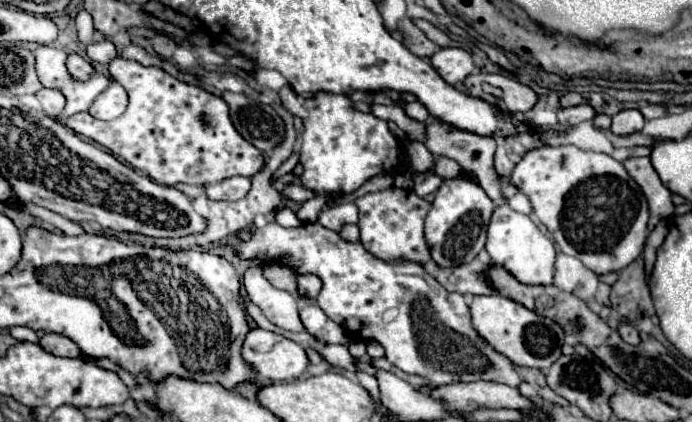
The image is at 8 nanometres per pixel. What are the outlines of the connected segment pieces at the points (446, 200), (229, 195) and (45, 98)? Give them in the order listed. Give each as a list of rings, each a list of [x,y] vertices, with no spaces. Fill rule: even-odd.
[[[445,180],[435,192],[431,210],[425,220],[425,240],[429,252],[439,268],[455,268],[459,264],[471,262],[483,248],[487,238],[487,224],[495,204],[471,180]]]
[[[231,176],[221,180],[219,184],[205,186],[205,194],[209,200],[239,200],[251,188],[251,180],[245,176]]]
[[[43,88],[43,90],[37,92],[37,98],[39,98],[43,110],[51,118],[55,118],[63,110],[63,106],[65,106],[65,96],[59,90],[47,90],[47,88]]]

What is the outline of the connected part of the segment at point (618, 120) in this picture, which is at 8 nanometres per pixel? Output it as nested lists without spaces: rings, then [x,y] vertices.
[[[621,110],[619,114],[613,116],[611,132],[619,136],[627,136],[627,134],[639,132],[643,126],[645,126],[645,118],[639,110]]]

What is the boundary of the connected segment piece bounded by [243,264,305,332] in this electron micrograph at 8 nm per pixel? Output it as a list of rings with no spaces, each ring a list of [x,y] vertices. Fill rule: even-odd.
[[[255,264],[245,272],[245,290],[253,304],[257,304],[271,324],[285,332],[303,332],[303,324],[299,320],[297,298],[285,290],[273,288],[269,280],[263,276],[263,266]]]

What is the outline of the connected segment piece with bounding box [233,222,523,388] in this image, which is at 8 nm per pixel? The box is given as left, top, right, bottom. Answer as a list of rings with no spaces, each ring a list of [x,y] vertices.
[[[267,222],[261,228],[253,226],[251,238],[237,242],[233,252],[243,260],[257,260],[261,264],[265,264],[267,260],[275,260],[291,268],[295,274],[319,276],[323,286],[319,296],[315,298],[317,306],[343,330],[347,328],[347,332],[365,338],[363,342],[379,342],[385,348],[387,360],[407,374],[417,374],[435,386],[477,380],[507,384],[511,388],[519,388],[523,384],[523,378],[515,372],[513,362],[507,360],[507,356],[503,356],[501,352],[495,352],[495,348],[491,348],[489,344],[485,346],[485,340],[471,324],[471,314],[463,296],[457,292],[447,292],[431,274],[423,270],[421,264],[383,262],[367,252],[361,244],[347,242],[337,232],[327,230],[317,222],[303,222],[297,228],[285,228],[277,222]]]

